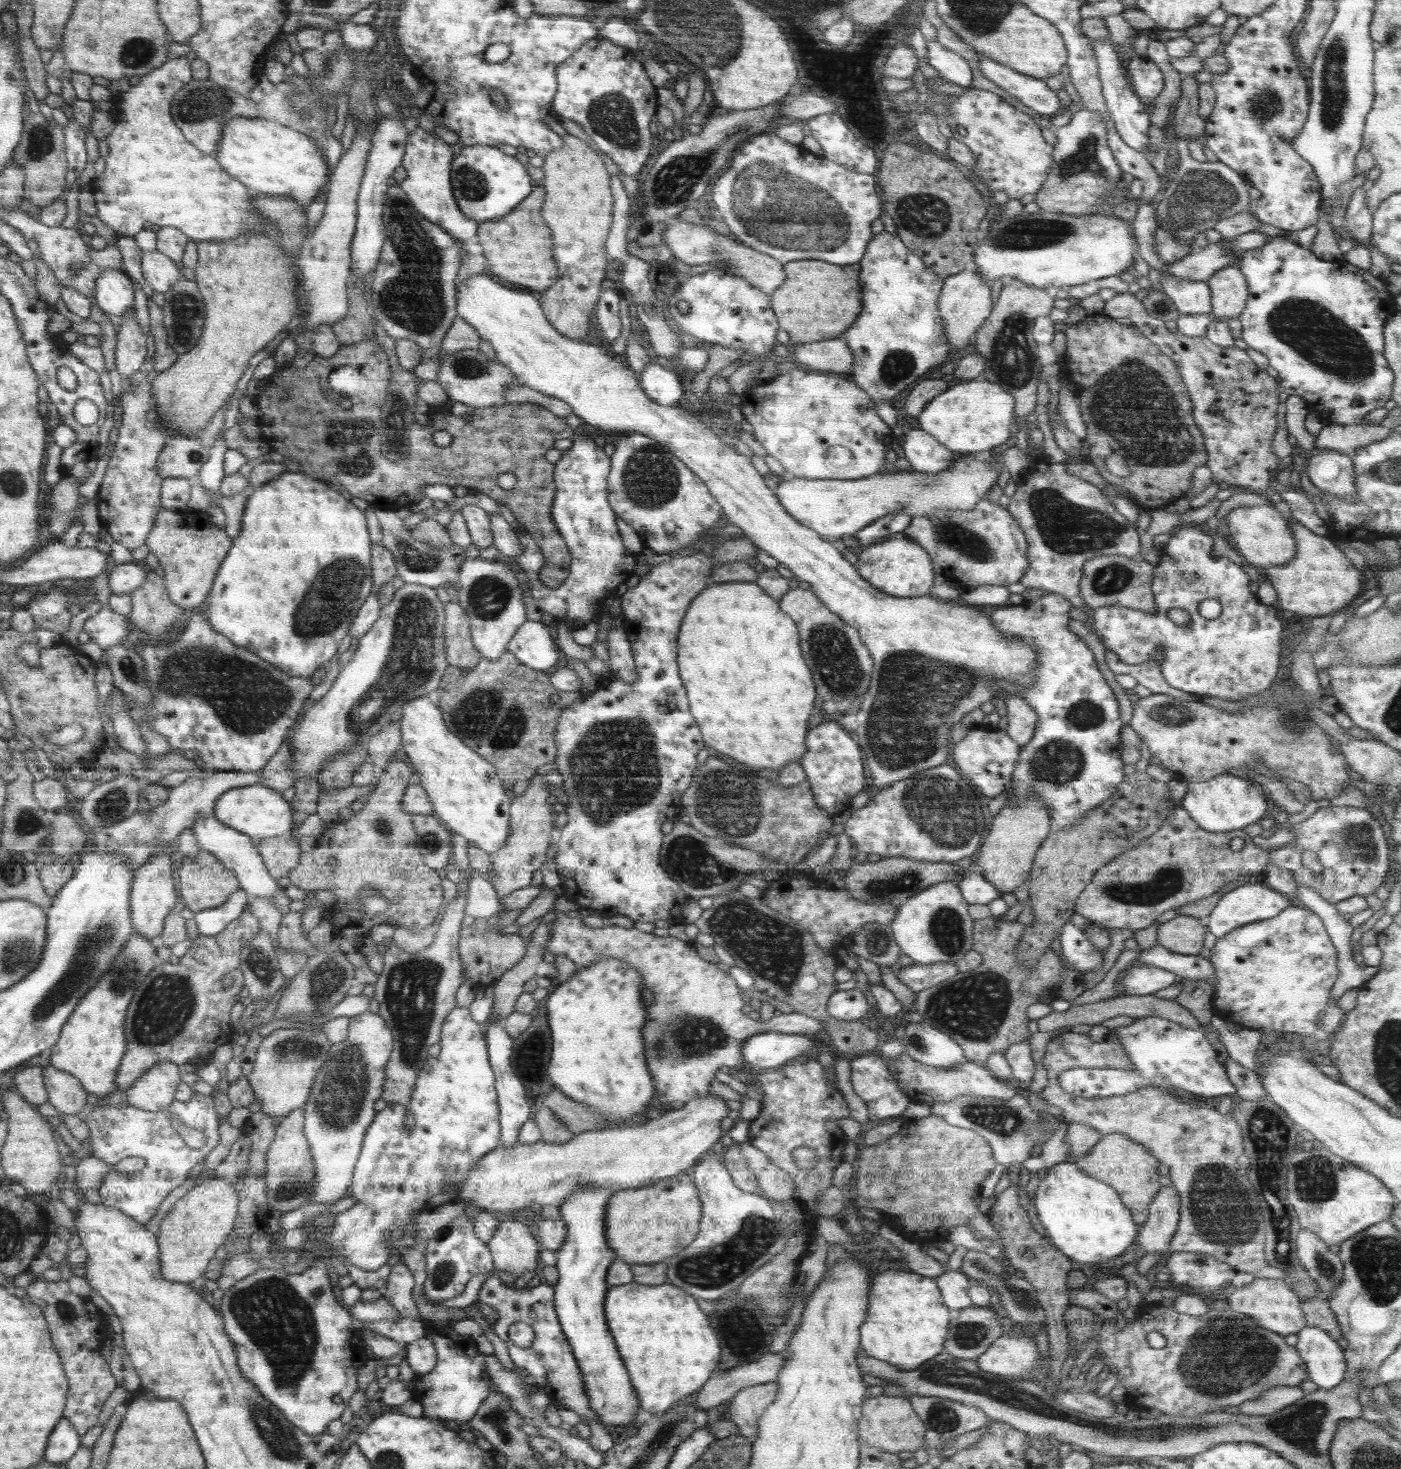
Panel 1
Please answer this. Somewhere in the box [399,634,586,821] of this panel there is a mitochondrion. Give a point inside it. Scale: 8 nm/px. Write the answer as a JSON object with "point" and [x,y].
{"point":[484,714]}

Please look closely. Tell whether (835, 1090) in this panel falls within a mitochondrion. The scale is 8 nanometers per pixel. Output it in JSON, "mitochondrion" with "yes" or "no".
{"mitochondrion":"no"}

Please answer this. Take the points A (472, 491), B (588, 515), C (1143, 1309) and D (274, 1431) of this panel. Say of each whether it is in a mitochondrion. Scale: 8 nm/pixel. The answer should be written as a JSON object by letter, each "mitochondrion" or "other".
{"A":"other","B":"other","C":"other","D":"mitochondrion"}

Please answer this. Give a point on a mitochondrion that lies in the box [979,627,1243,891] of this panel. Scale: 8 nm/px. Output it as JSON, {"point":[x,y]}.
{"point":[1055,765]}

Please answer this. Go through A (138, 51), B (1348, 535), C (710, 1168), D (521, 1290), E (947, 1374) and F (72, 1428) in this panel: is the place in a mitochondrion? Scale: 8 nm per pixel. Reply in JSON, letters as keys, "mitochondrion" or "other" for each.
{"A":"mitochondrion","B":"other","C":"other","D":"other","E":"mitochondrion","F":"other"}

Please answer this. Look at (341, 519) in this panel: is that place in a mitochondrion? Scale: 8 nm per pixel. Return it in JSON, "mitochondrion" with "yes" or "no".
{"mitochondrion":"no"}

